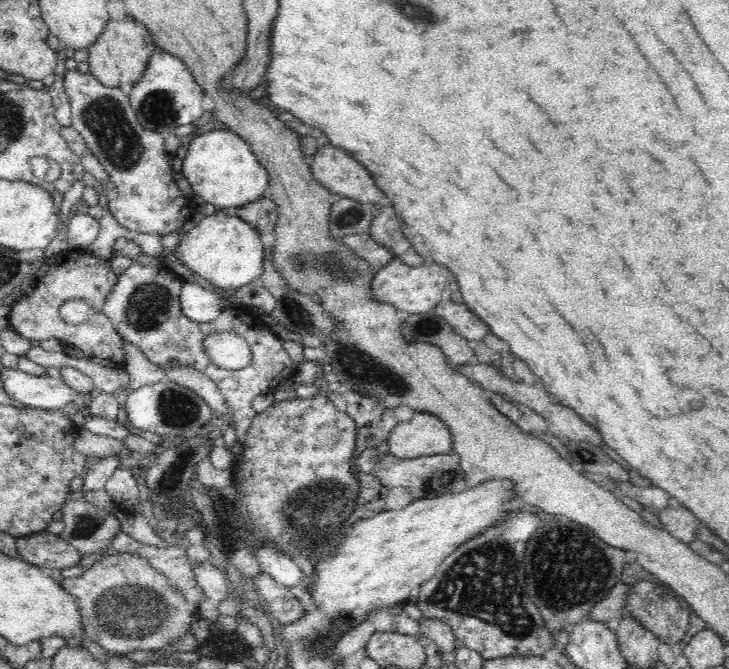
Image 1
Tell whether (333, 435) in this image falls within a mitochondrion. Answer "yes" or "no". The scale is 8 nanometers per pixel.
no

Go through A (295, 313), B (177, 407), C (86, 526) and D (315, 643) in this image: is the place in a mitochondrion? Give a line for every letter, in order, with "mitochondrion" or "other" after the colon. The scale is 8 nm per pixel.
A: mitochondrion
B: mitochondrion
C: mitochondrion
D: mitochondrion

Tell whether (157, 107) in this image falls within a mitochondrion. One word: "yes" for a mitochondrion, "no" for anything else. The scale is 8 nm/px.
yes

